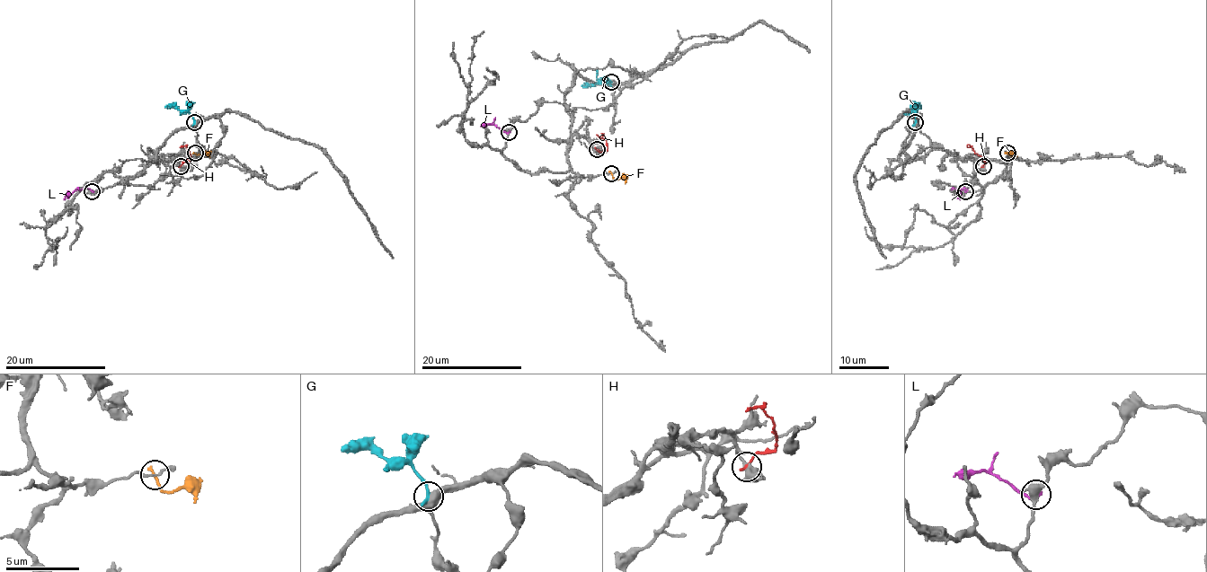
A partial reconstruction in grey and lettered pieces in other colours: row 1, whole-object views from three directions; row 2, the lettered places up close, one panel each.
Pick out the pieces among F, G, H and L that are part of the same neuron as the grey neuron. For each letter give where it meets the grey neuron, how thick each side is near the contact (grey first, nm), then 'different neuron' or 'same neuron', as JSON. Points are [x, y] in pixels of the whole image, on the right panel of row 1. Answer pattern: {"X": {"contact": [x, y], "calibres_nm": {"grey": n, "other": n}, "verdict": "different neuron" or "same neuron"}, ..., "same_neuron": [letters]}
{"F": {"contact": [1007, 153], "calibres_nm": {"grey": 160, "other": 220}, "verdict": "different neuron"}, "G": {"contact": [915, 122], "calibres_nm": {"grey": 550, "other": 280}, "verdict": "different neuron"}, "H": {"contact": [983, 166], "calibres_nm": {"grey": 360, "other": 180}, "verdict": "different neuron"}, "L": {"contact": [965, 191], "calibres_nm": {"grey": 480, "other": 200}, "verdict": "different neuron"}, "same_neuron": []}

